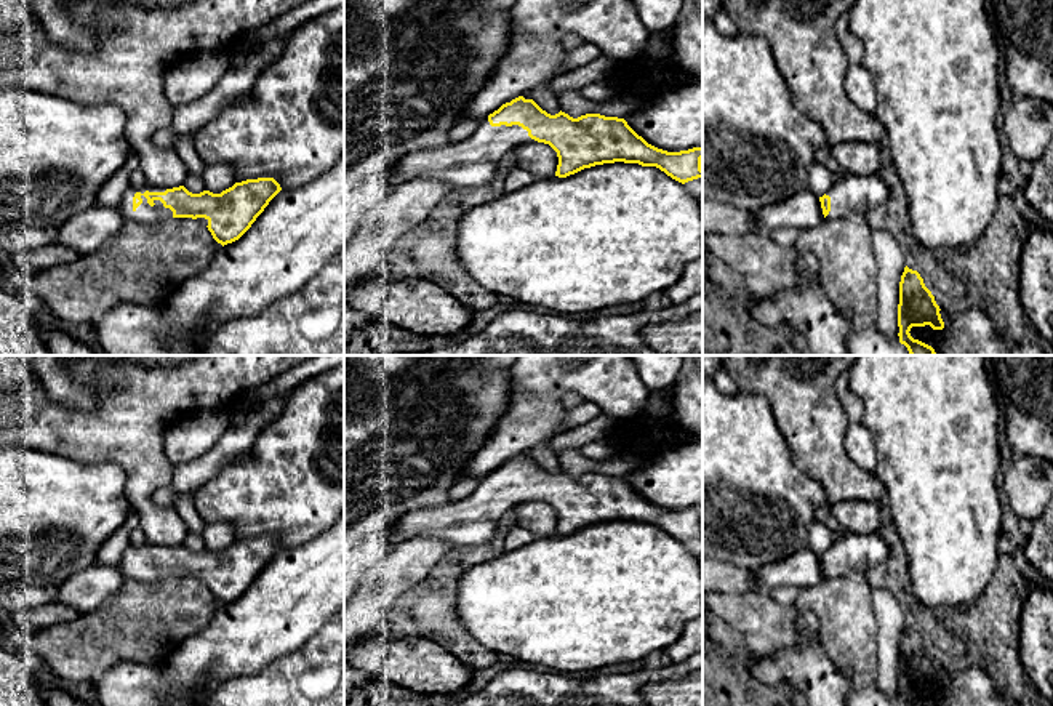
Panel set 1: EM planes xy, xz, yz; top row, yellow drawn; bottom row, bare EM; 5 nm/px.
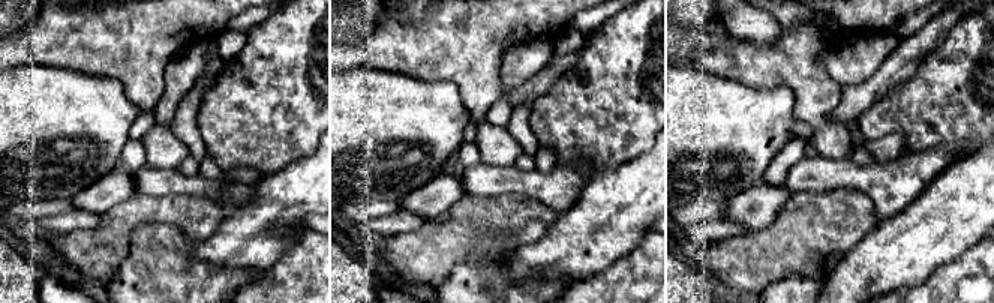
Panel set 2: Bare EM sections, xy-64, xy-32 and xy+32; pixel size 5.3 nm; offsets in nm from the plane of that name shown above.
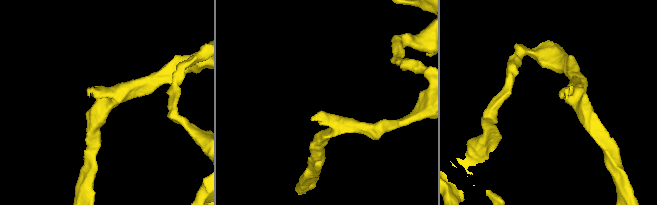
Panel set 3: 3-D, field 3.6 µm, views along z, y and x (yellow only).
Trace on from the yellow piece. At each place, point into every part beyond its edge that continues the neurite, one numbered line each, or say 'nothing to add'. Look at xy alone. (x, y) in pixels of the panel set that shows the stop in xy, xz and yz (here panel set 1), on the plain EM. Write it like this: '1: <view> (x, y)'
1: xy (144, 572)

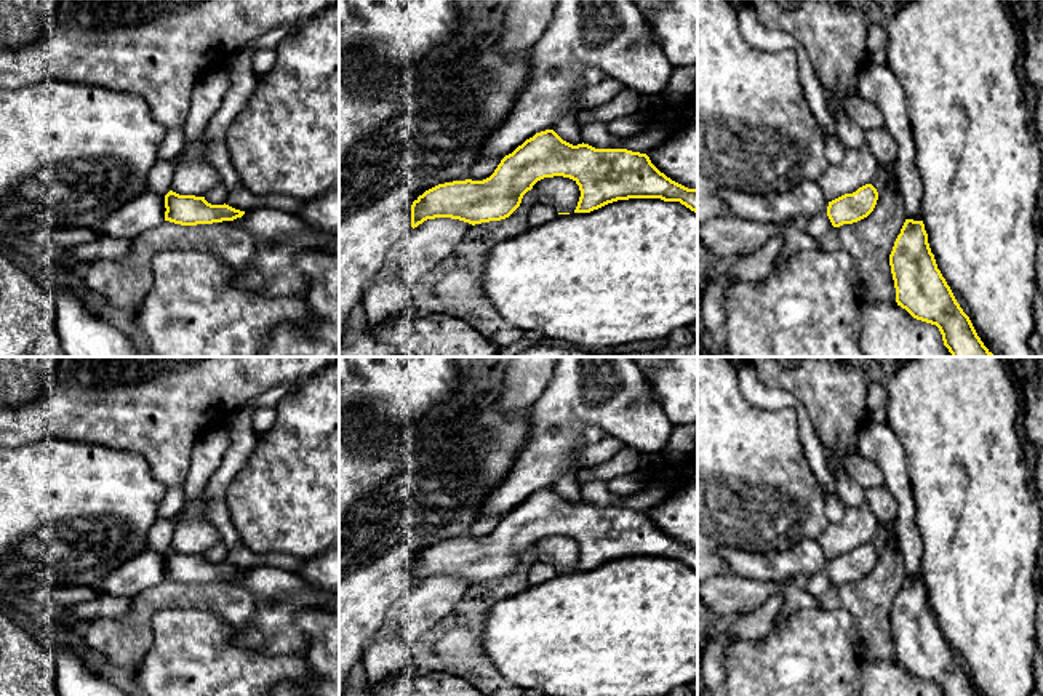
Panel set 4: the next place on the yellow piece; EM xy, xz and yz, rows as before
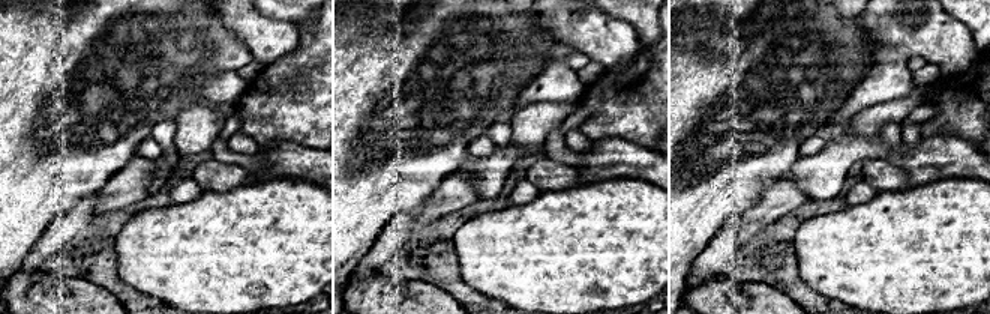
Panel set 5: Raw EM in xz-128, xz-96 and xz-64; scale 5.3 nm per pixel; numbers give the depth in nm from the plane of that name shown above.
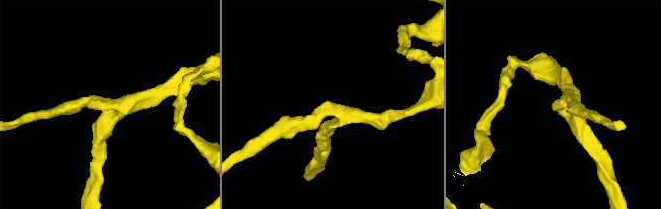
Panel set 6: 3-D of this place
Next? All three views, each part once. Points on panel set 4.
nothing to add

